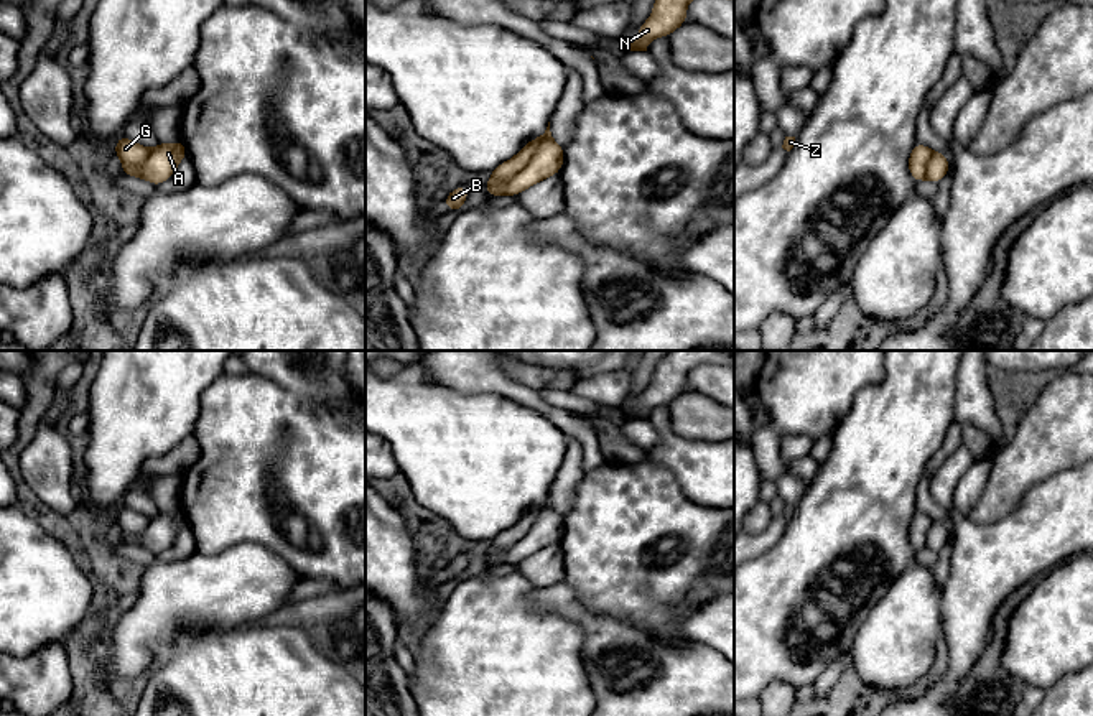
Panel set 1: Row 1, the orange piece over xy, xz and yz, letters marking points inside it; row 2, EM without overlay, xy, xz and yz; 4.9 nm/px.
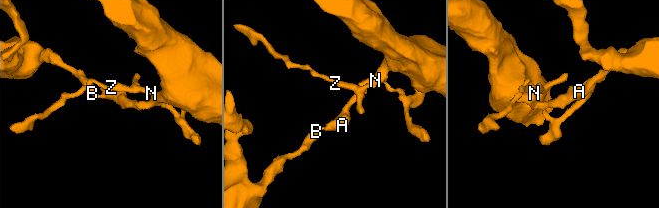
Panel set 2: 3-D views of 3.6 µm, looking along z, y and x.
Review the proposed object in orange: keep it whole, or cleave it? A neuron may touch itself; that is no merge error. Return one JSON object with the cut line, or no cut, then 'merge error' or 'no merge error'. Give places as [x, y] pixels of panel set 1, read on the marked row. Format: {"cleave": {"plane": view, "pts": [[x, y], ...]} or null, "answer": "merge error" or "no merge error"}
{"cleave": {"plane": "xz", "pts": [[552, 139], [545, 140], [519, 172], [486, 191]]}, "answer": "merge error"}

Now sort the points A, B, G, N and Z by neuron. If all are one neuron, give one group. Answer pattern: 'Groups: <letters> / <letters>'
Groups: A B / G N Z

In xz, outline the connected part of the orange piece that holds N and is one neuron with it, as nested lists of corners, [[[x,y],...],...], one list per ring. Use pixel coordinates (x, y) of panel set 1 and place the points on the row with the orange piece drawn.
[[[655,0],[650,18],[640,25],[634,43],[626,44],[627,51],[647,51],[647,44],[658,36],[670,36],[686,21],[690,0]]]

